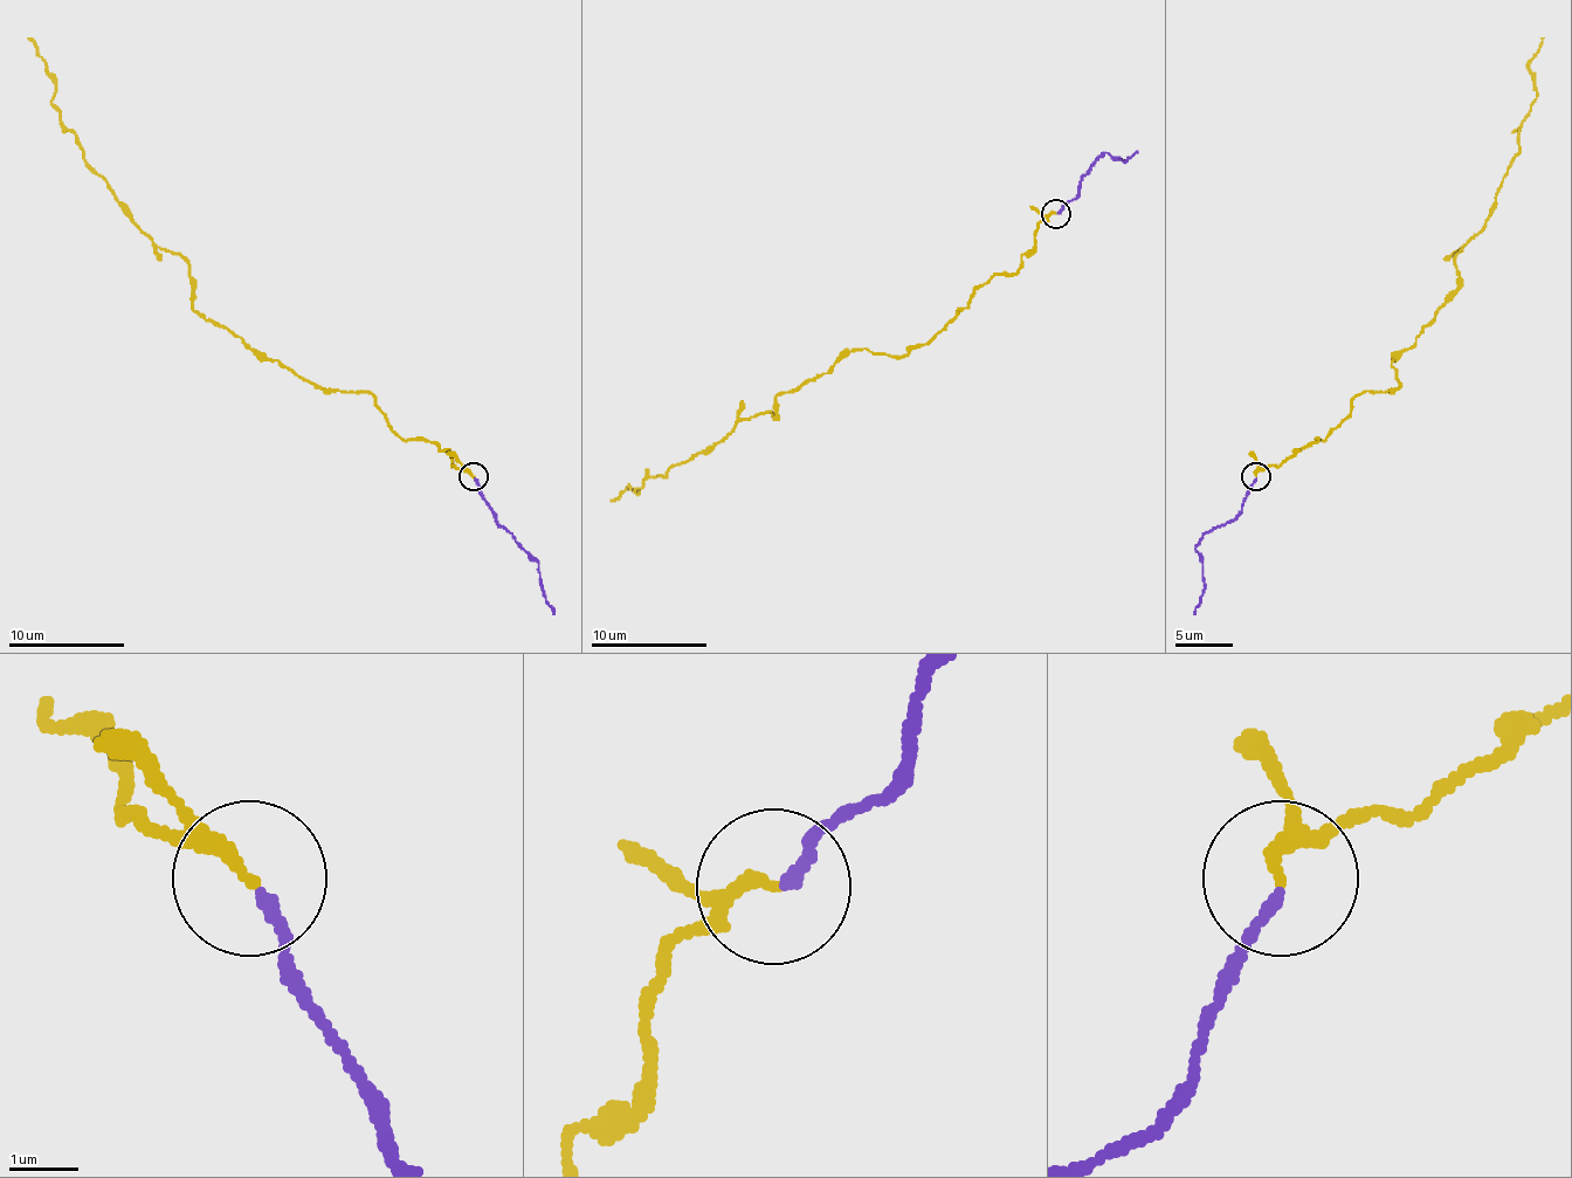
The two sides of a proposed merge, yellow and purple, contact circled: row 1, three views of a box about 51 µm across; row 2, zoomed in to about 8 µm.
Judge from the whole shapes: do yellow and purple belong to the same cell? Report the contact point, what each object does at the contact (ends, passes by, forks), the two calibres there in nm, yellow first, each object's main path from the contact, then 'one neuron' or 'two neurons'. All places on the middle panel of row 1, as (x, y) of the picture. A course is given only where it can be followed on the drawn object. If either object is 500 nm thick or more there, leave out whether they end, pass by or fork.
place (1056, 213); yellow passes by; purple ends; calibres 150 and 160 nm; course yellow (1055, 213), (1018, 270), (983, 282), (924, 343), (846, 352), (777, 399), (773, 415), (742, 419), (611, 500); course purple (1059, 213), (1075, 195), (1087, 169), (1104, 154), (1125, 160), (1137, 152); one neuron

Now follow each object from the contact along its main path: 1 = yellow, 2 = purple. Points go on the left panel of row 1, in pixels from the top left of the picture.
1: (473, 477), (434, 442), (400, 436), (371, 393), (318, 387), (202, 317), (187, 264), (81, 149), (28, 39)
2: (475, 477), (478, 494), (493, 515), (539, 564), (542, 596), (553, 613)

